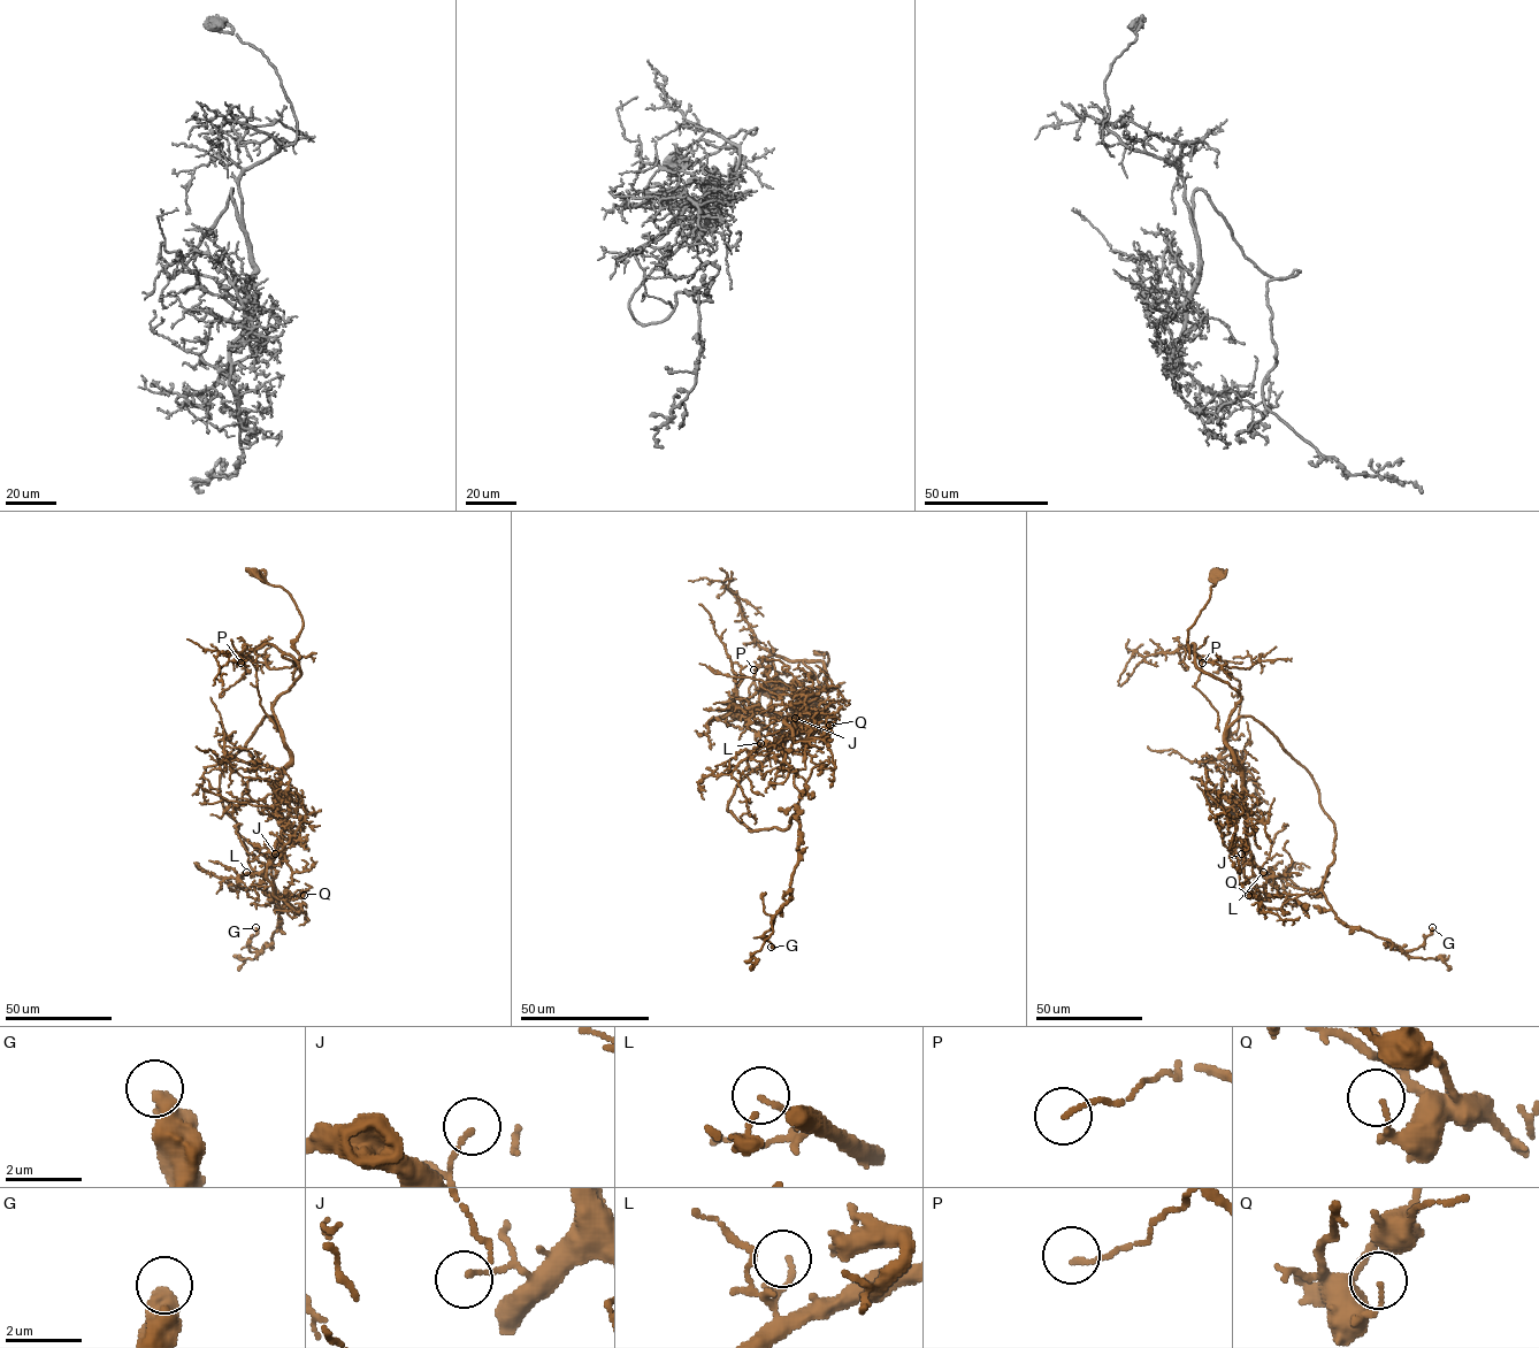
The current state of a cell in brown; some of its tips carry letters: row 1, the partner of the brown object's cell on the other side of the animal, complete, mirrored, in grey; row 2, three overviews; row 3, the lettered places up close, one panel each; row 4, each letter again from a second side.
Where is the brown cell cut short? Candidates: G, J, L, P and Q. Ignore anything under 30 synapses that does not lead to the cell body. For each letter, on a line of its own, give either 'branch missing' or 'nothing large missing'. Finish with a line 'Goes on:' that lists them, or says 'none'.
G: nothing large missing
J: nothing large missing
L: nothing large missing
P: nothing large missing
Q: nothing large missing
Goes on: none

